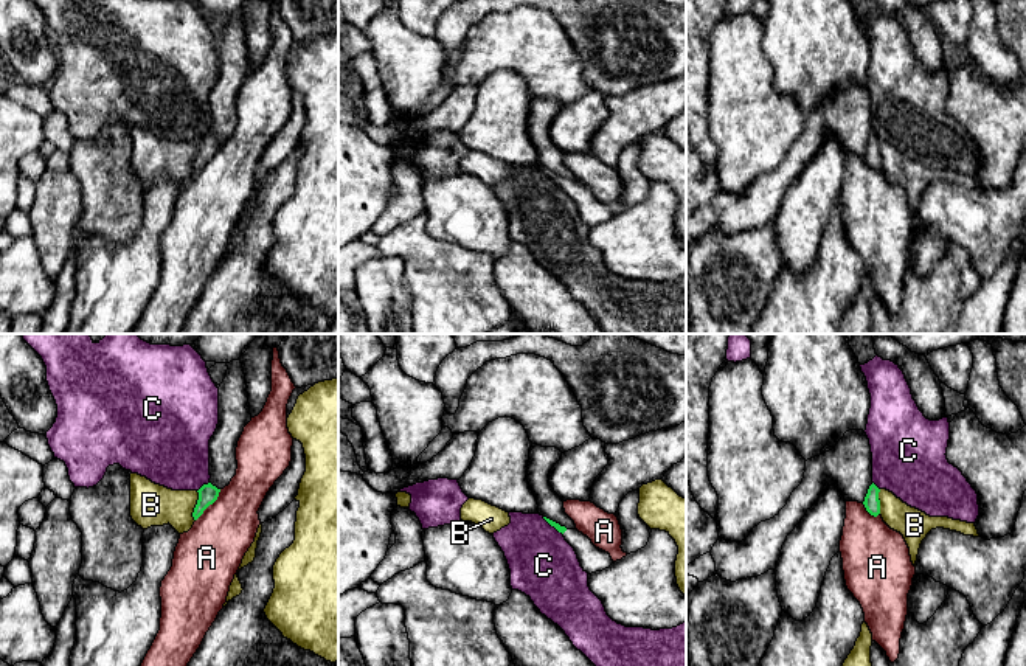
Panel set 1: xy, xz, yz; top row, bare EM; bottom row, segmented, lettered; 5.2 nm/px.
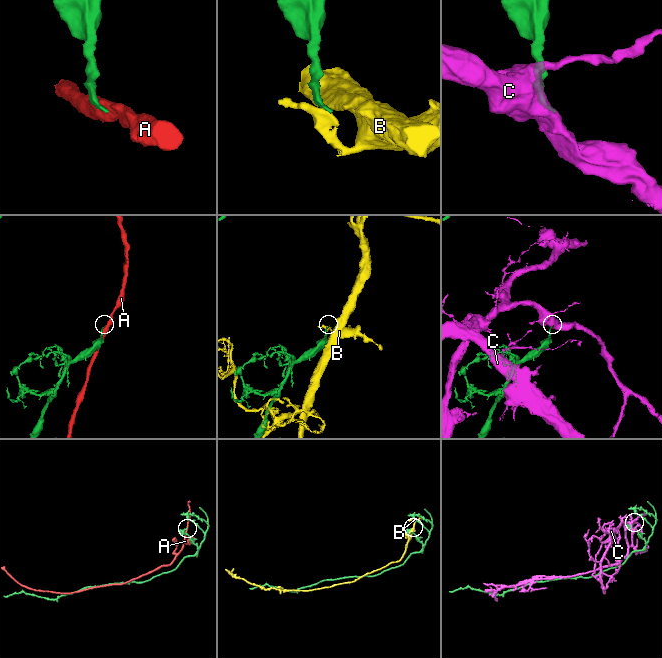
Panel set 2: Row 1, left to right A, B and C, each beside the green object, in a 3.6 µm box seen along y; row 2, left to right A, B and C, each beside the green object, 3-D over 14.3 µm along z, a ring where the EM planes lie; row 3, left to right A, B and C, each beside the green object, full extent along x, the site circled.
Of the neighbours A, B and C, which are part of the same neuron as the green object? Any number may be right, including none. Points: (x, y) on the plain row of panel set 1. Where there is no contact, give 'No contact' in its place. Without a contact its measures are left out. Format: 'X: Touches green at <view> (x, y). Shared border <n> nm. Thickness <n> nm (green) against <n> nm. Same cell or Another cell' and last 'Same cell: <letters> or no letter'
A: Touches green at xy (210, 156). Shared border 220 nm. Thickness 100 nm (green) against 320 nm. Another cell
B: Touches green at xy (196, 159). Shared border 160 nm. Thickness 100 nm (green) against 220 nm. Another cell
C: Touches green at xy (202, 138). Shared border 80 nm. Thickness 100 nm (green) against 380 nm. Another cell
Same cell: no letter

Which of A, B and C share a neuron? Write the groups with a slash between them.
A / B / C

